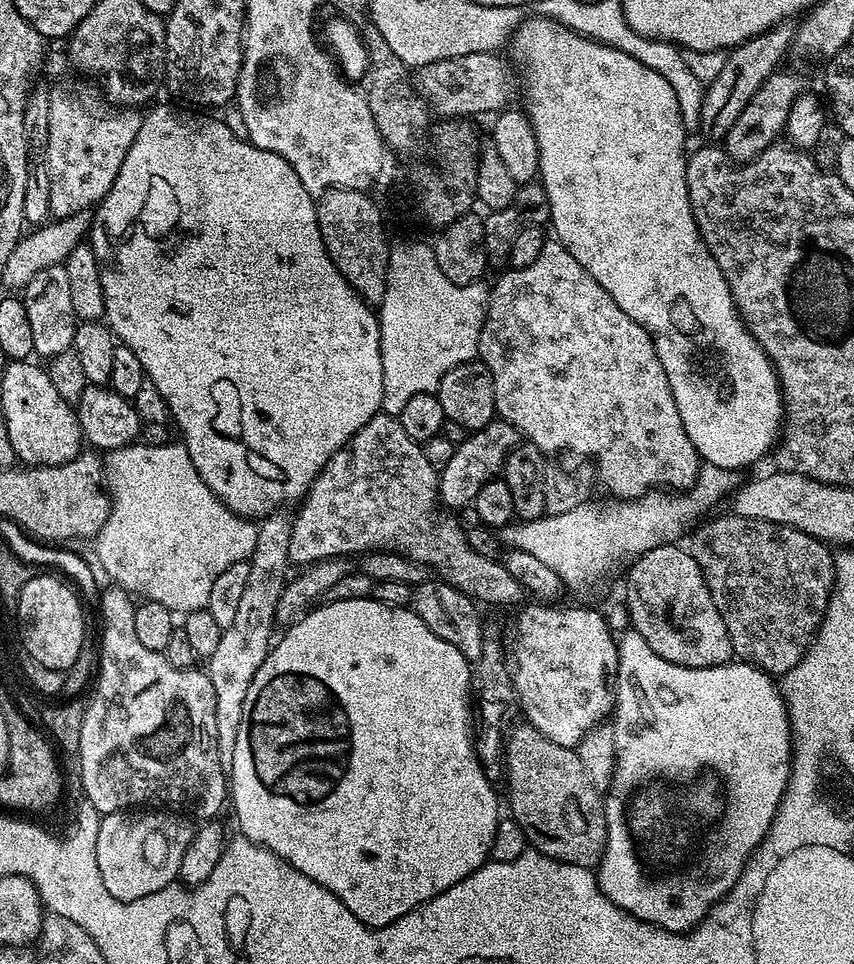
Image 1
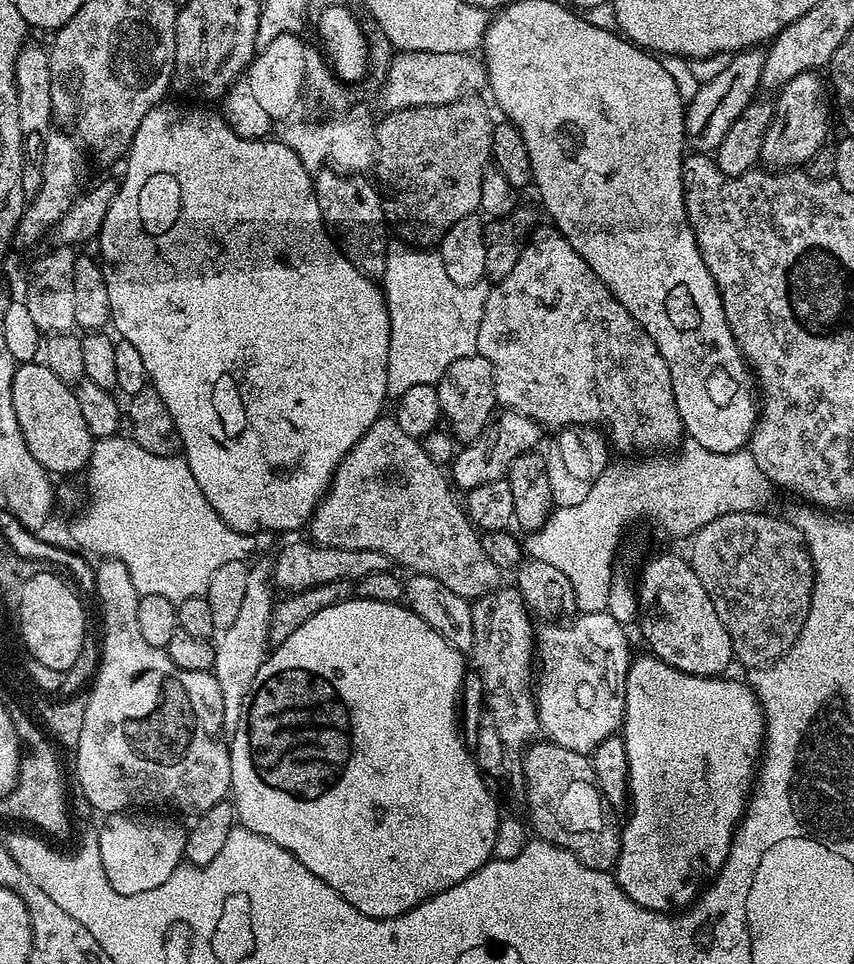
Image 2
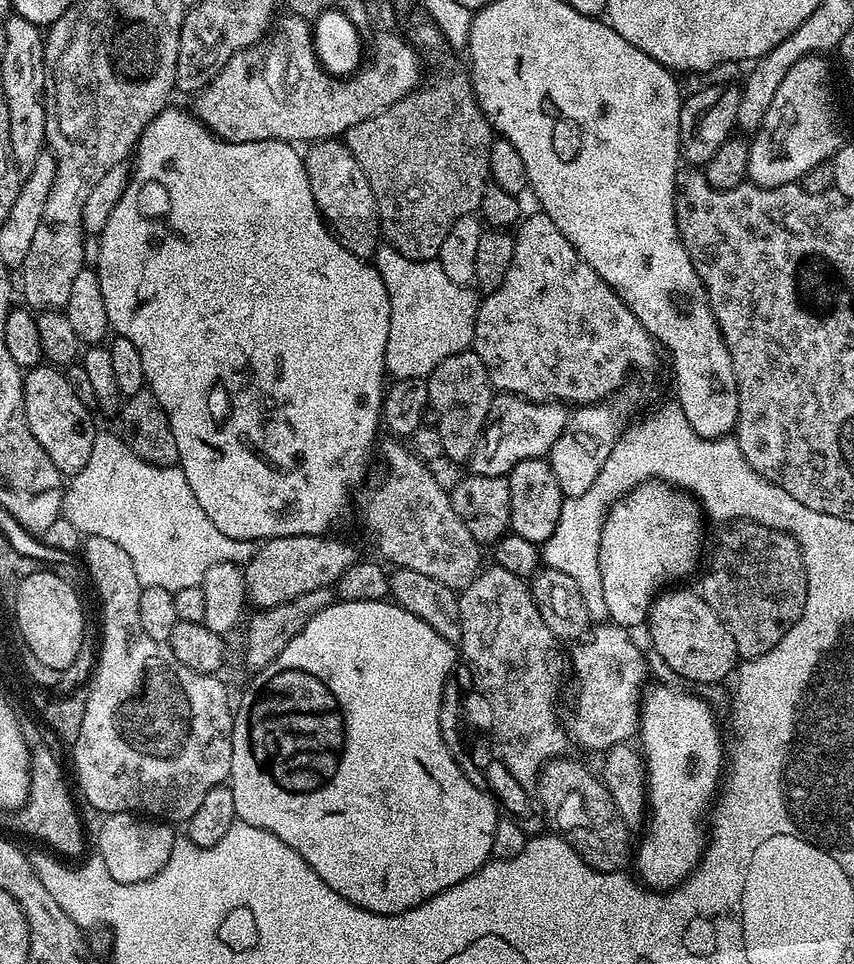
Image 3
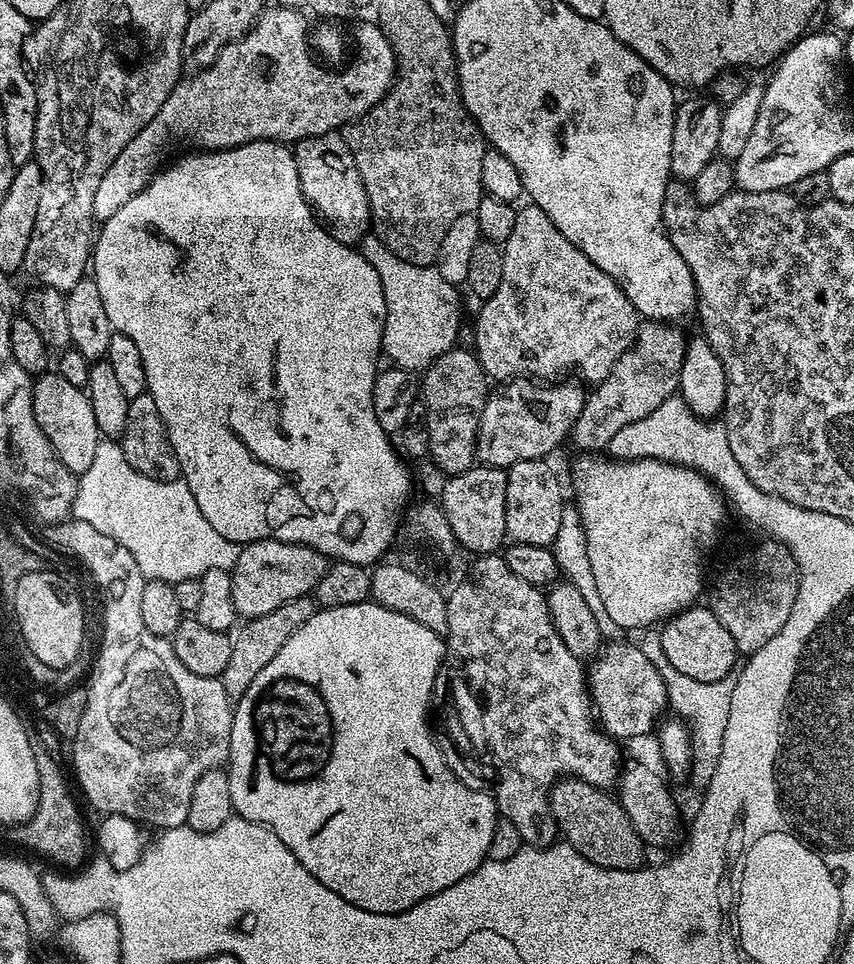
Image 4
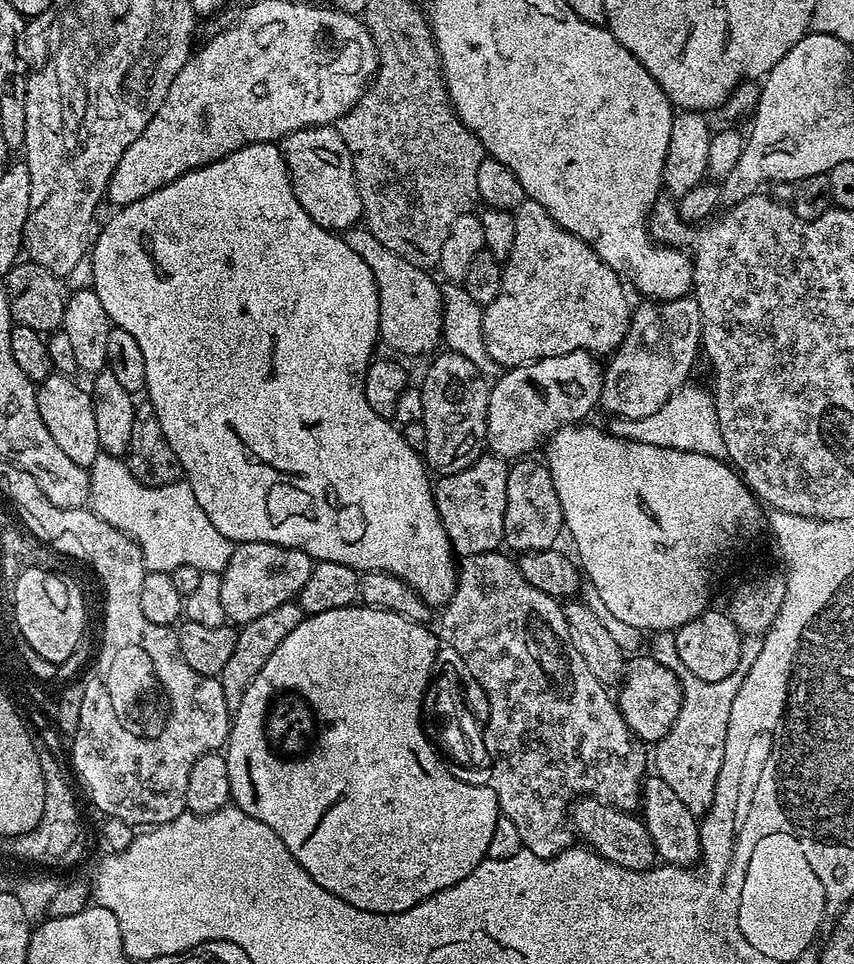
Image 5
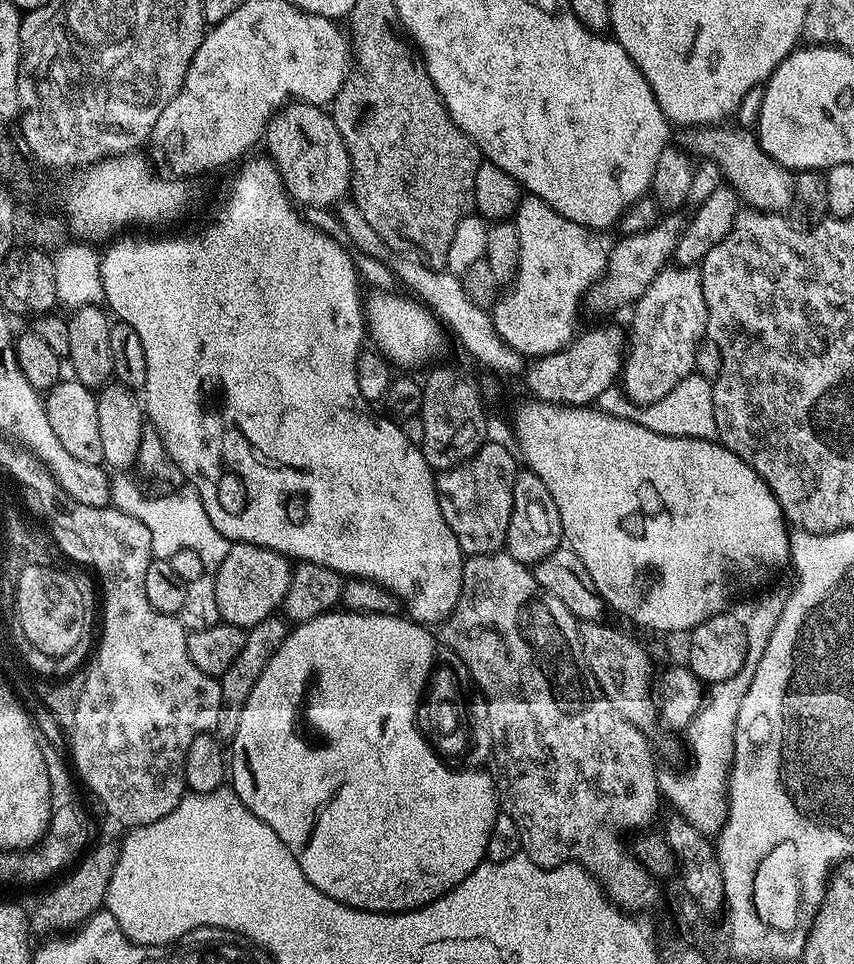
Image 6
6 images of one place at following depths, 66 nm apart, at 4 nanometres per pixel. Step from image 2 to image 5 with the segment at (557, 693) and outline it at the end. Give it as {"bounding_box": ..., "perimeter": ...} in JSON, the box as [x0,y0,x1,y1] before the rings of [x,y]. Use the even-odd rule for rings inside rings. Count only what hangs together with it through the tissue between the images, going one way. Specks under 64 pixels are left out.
{"bounding_box":[618,654,683,746],"perimeter":[[[650,654],[640,656],[627,665],[619,685],[618,707],[626,726],[644,741],[645,745],[655,746],[674,726],[678,718],[680,703],[683,700],[683,690],[680,680],[674,671],[667,669]]]}

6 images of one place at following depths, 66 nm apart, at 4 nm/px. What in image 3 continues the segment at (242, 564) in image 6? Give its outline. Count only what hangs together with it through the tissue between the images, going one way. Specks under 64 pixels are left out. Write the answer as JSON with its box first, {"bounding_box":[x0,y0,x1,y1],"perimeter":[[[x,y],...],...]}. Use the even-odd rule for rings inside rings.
{"bounding_box":[243,534,358,609],"perimeter":[[[298,534],[273,536],[271,540],[263,541],[243,565],[248,600],[256,603],[257,609],[269,608],[290,602],[290,598],[298,598],[298,594],[307,594],[310,590],[332,588],[336,580],[358,562],[358,555],[354,545],[328,539],[327,535]]]}

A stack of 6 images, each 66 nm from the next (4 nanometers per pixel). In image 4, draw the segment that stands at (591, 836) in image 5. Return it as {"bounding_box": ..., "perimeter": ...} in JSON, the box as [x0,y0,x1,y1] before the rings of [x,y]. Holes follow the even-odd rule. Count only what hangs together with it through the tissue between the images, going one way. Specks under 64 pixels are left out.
{"bounding_box":[552,778,645,870],"perimeter":[[[561,778],[552,787],[552,817],[556,819],[559,835],[572,845],[582,858],[594,862],[600,868],[610,870],[630,870],[645,863],[644,840],[634,830],[626,810],[622,810],[619,799],[605,789],[595,788],[590,782]]]}

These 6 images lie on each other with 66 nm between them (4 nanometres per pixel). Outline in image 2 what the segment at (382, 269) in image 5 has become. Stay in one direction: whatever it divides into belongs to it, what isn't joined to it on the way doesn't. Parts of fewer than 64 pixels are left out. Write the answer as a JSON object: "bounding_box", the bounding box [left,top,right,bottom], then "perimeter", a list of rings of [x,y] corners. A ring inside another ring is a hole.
{"bounding_box":[382,242,488,394],"perimeter":[[[392,242],[388,245],[382,287],[390,318],[389,393],[399,394],[410,390],[410,386],[435,384],[450,362],[476,352],[478,326],[488,297],[487,283],[458,286],[450,282],[439,251]]]}

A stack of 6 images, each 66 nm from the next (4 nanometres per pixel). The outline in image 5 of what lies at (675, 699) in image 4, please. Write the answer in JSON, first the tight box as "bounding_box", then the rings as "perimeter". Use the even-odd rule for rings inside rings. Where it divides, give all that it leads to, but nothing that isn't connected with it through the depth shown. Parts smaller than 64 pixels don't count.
{"bounding_box":[650,631,762,816],"perimeter":[[[660,631],[651,635],[650,655],[660,665],[674,671],[680,680],[683,700],[680,703],[678,718],[667,736],[657,743],[652,750],[652,768],[655,775],[662,778],[670,790],[674,791],[686,808],[697,816],[702,816],[713,804],[714,788],[717,785],[718,773],[725,761],[727,727],[730,722],[730,711],[735,695],[742,686],[743,679],[750,674],[759,651],[762,650],[761,635],[745,635],[742,638],[741,657],[737,669],[719,682],[702,682],[695,678],[682,665],[678,658],[676,635],[673,631]]]}

